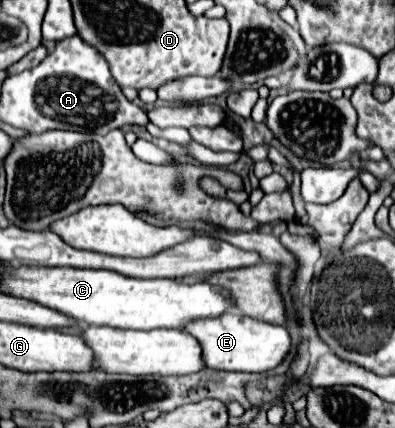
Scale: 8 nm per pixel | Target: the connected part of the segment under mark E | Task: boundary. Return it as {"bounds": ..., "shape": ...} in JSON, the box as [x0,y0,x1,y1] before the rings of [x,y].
{"bounds":[183,312,291,372],"shape":[[[227,312],[227,316],[217,316],[211,320],[195,320],[183,328],[187,334],[197,338],[205,368],[215,370],[235,370],[235,372],[265,372],[273,370],[289,352],[291,338],[283,326],[267,324],[249,316],[239,316]]]}

